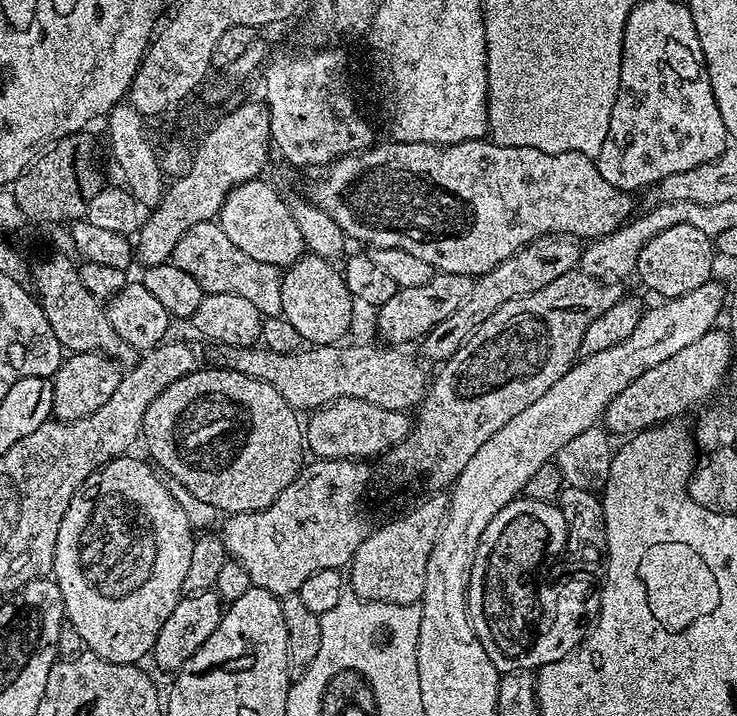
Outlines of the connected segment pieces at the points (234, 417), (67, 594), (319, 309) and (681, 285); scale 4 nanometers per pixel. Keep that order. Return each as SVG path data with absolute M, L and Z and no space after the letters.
M200 366L186 374L186 378L170 382L146 410L142 444L152 455L151 463L165 477L186 486L191 494L210 503L220 514L257 512L270 506L294 482L306 463L304 429L296 409L288 405L270 382L250 378L233 368Z
M125 454L118 457L117 460L110 461L94 474L90 474L90 478L86 478L84 485L74 494L74 498L62 518L62 526L58 526L58 542L54 550L51 575L56 581L58 590L62 590L62 602L64 603L64 615L67 623L72 624L74 630L78 630L87 651L115 664L134 665L139 665L140 659L143 656L145 659L151 653L154 642L158 638L158 630L162 630L162 622L166 622L166 618L170 618L170 610L174 610L174 606L180 601L184 592L186 570L190 566L193 539L194 529L186 520L185 511L182 510L181 506L178 506L178 502L174 500L167 483L161 479L157 469L151 463L145 462L143 464L142 461L135 460L132 454Z
M305 254L284 272L282 315L294 330L298 330L301 341L312 346L343 341L352 324L352 307L354 301L344 281L344 273L333 261Z
M670 226L670 230L662 230L662 234L654 234L646 246L642 246L642 254L638 254L635 275L640 276L640 280L652 292L657 292L660 298L671 298L690 294L690 290L698 290L698 286L705 284L707 280L713 279L712 263L718 260L717 253L714 251L713 237L702 234L698 226Z

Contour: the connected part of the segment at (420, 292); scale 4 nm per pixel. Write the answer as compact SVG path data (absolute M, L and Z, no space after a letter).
M436 272L430 278L430 282L426 282L422 286L410 286L409 288L397 288L394 298L390 298L381 306L375 309L376 328L380 331L381 341L387 342L392 346L408 346L413 342L419 341L434 326L438 326L438 322L442 322L446 318L450 318L450 314L454 314L454 310L458 310L458 306L462 306L462 302L466 302L466 298L470 298L470 290L474 283L473 277L463 276L462 274L450 274L449 272Z

